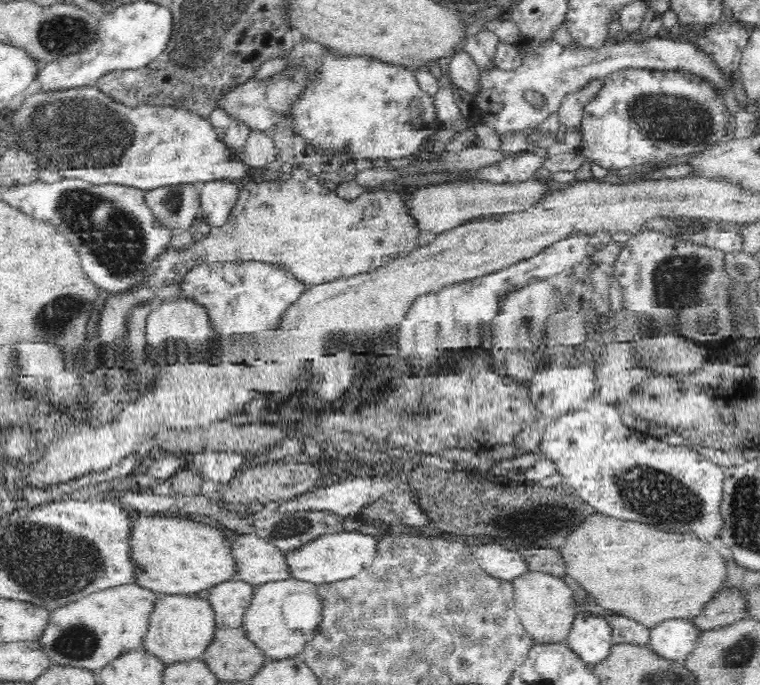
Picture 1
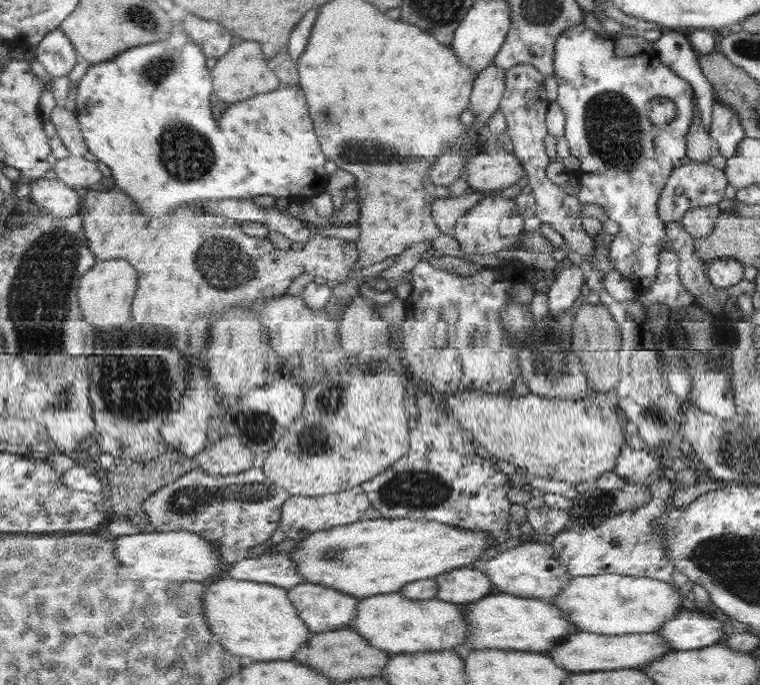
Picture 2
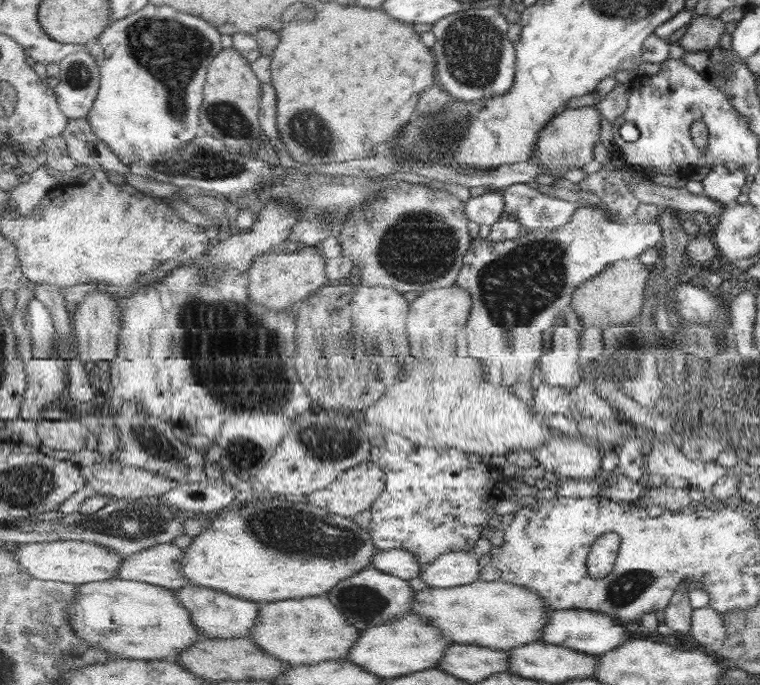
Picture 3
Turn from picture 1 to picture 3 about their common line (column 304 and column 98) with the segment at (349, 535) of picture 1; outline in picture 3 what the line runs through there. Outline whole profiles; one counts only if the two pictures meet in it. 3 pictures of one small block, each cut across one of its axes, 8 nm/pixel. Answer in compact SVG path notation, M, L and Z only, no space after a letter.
M81 540L19 544L16 556L21 567L40 580L84 585L118 579L125 558L116 550L102 544Z

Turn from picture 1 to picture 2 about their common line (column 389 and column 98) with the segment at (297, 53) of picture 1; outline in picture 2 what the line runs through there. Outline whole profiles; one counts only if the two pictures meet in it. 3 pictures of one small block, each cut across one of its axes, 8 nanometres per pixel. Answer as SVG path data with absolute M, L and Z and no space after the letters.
M182 18L174 20L174 29L172 29L168 40L160 40L160 42L154 42L154 44L144 44L144 46L138 46L138 48L130 48L113 60L90 66L84 78L79 82L76 114L82 124L86 143L88 143L92 154L112 169L116 189L132 196L140 212L146 213L149 217L163 217L176 212L178 207L188 206L189 204L200 205L202 202L211 200L234 197L237 199L252 199L254 196L275 196L277 198L287 198L291 201L295 199L308 200L327 192L331 183L331 174L327 170L329 160L327 154L322 150L322 146L320 146L315 120L310 116L310 106L308 106L304 90L300 86L283 85L275 92L264 93L244 103L232 105L226 111L228 116L224 116L224 120L220 120L220 124L224 124L224 128L228 128L228 132L220 132L220 124L214 116L214 104L212 104L212 96L214 96L214 92L216 93L215 76L212 74L213 69L208 66L208 58L209 56L204 48L198 46L194 42L194 38L190 38L188 29L184 25L184 18Z

